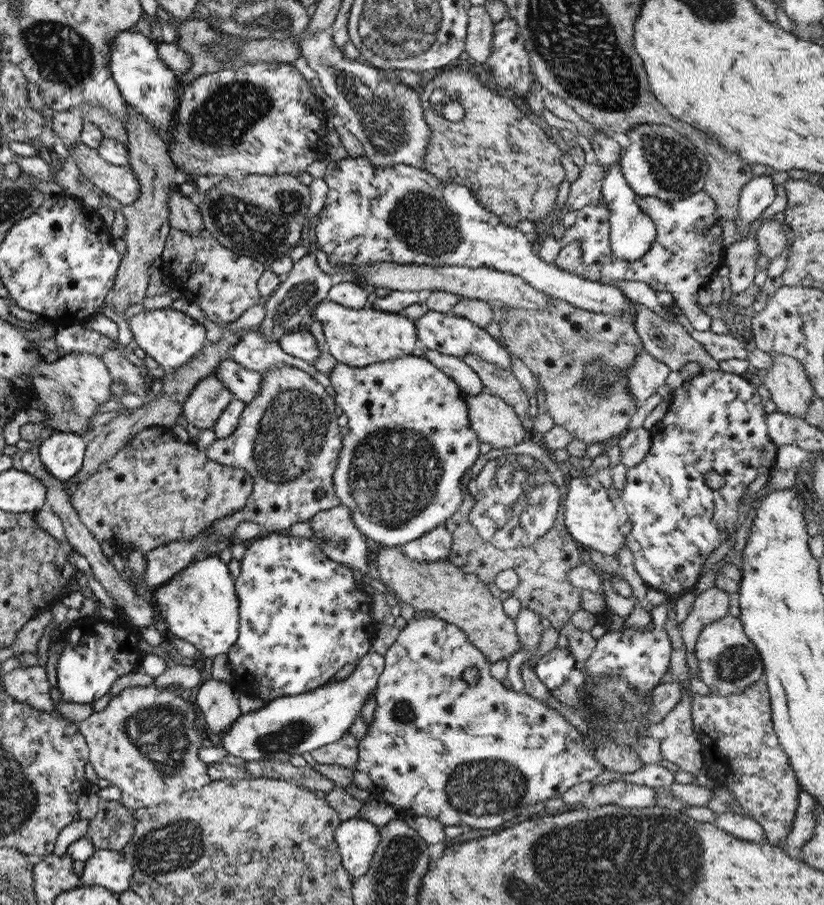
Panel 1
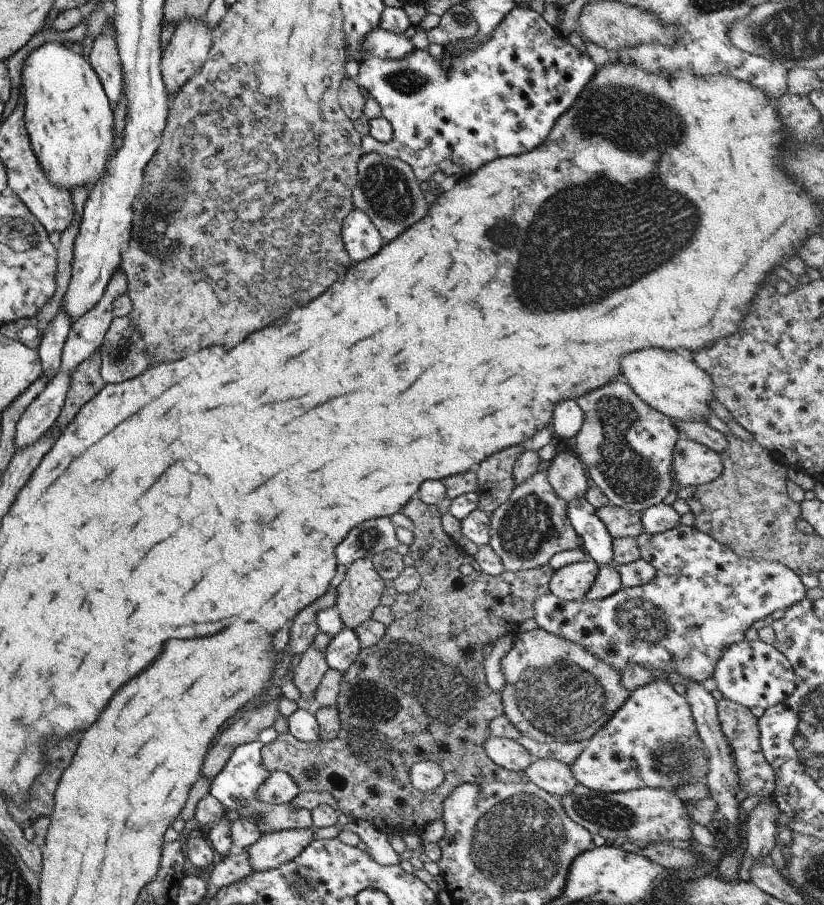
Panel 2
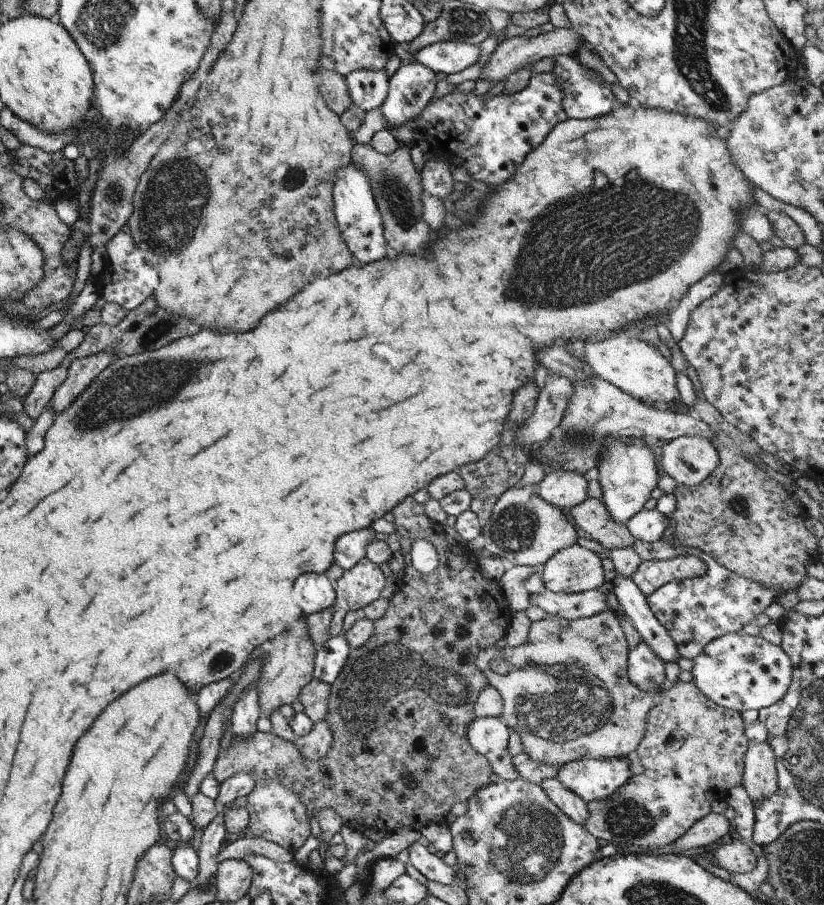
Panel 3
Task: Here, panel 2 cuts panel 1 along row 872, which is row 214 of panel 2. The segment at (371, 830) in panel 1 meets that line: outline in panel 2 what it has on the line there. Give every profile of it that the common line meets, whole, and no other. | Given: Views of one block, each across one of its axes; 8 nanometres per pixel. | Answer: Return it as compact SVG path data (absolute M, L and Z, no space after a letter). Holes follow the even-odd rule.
M355 208L341 221L341 238L351 264L377 254L385 243L369 217Z

